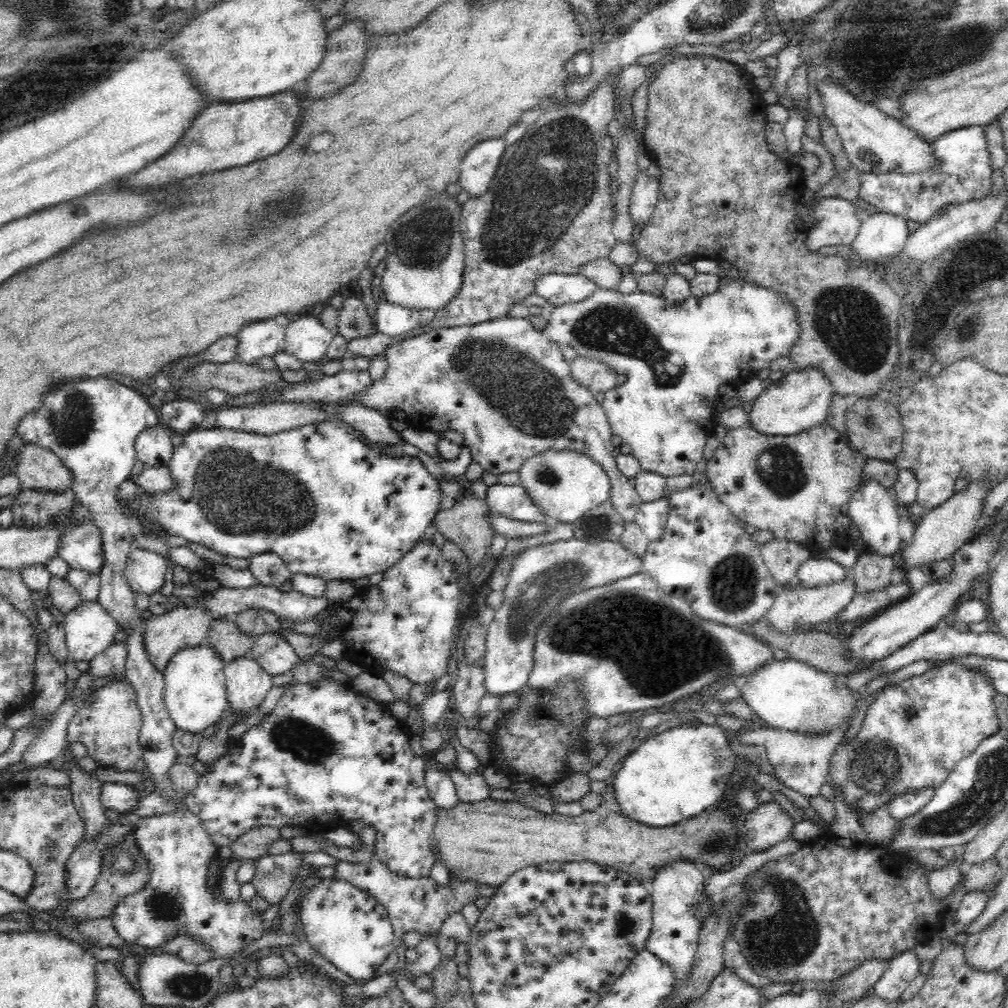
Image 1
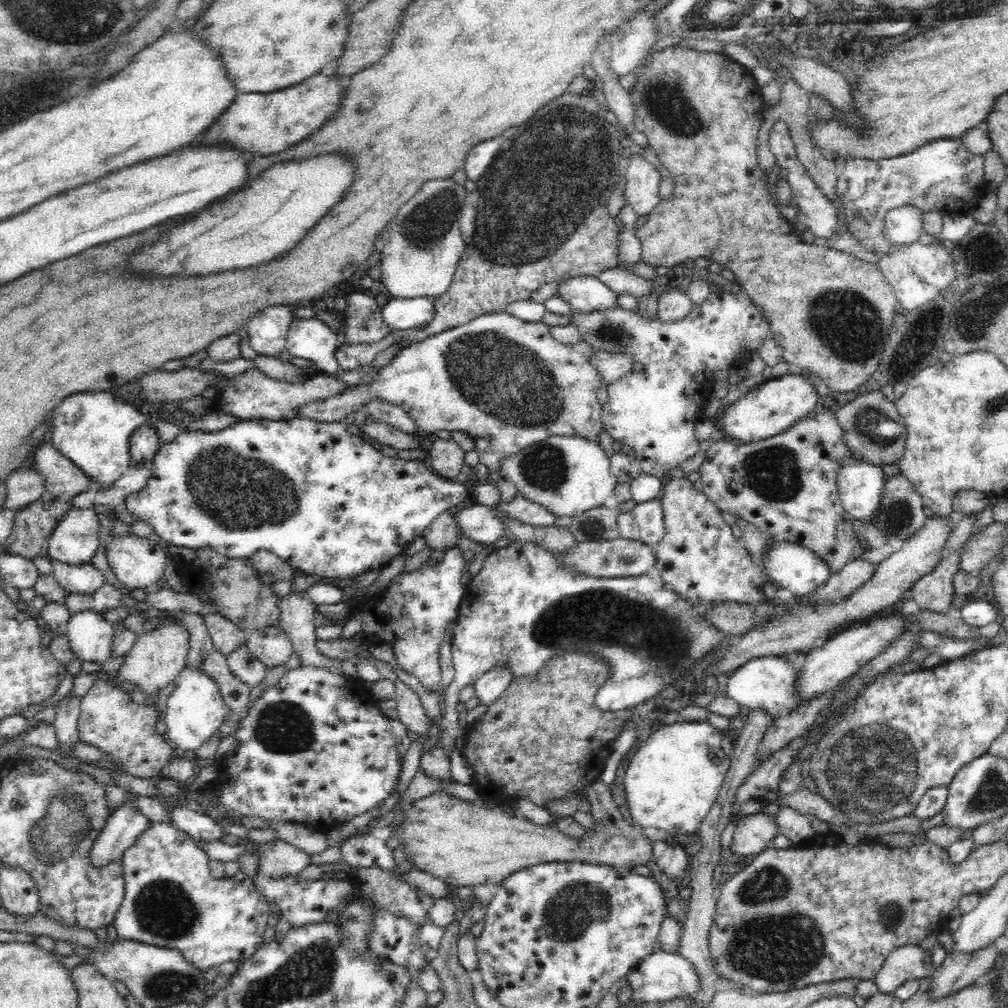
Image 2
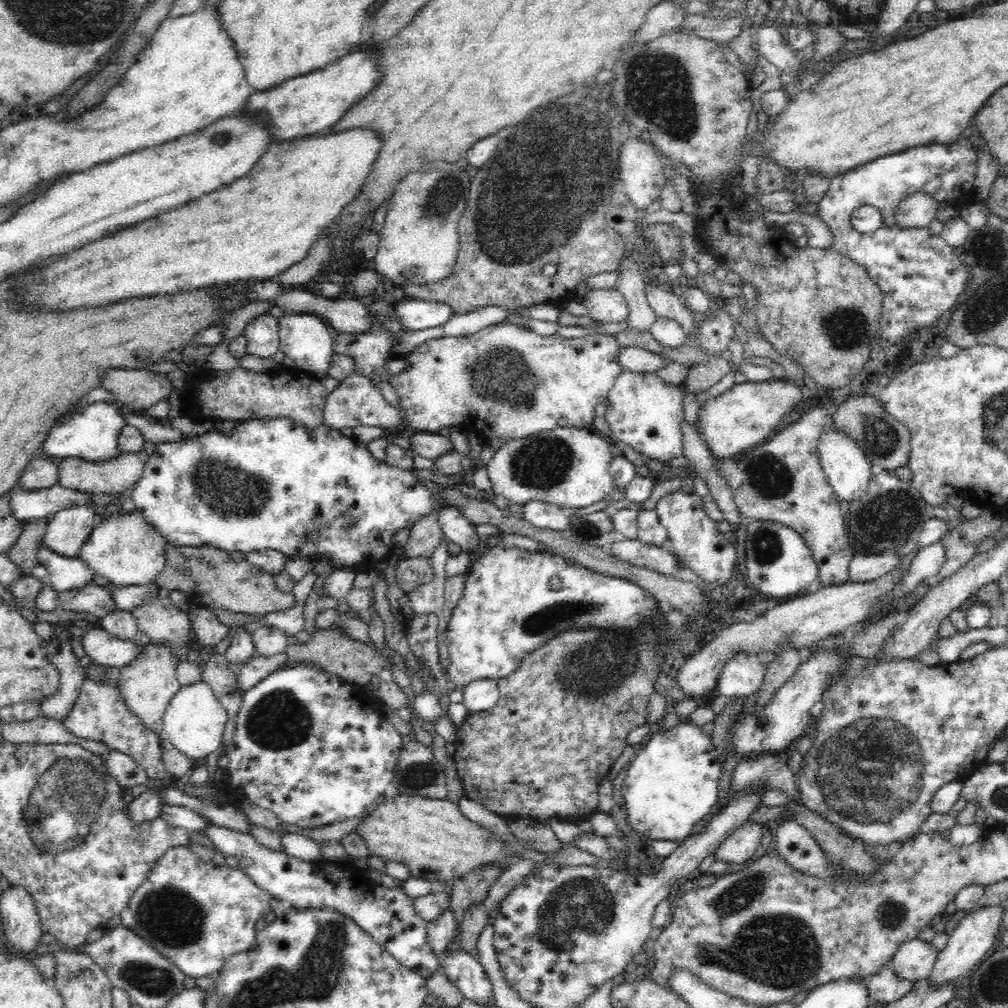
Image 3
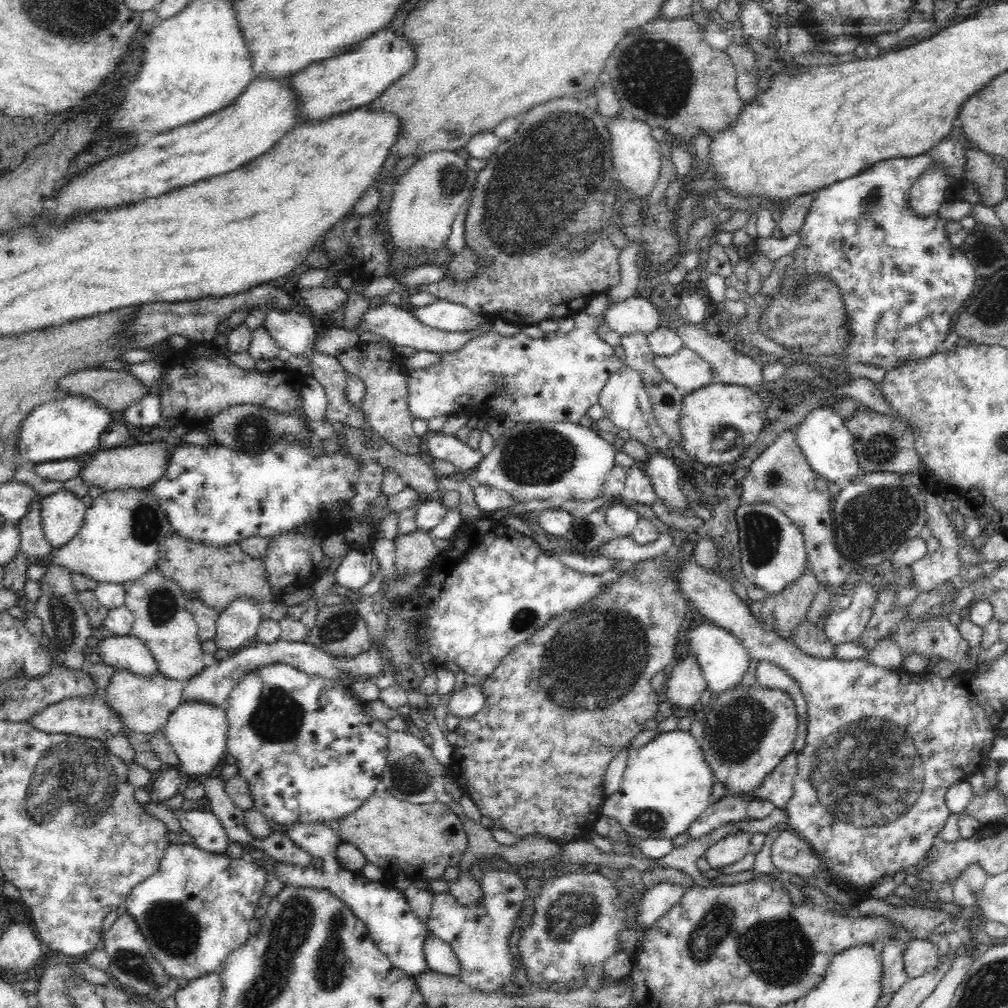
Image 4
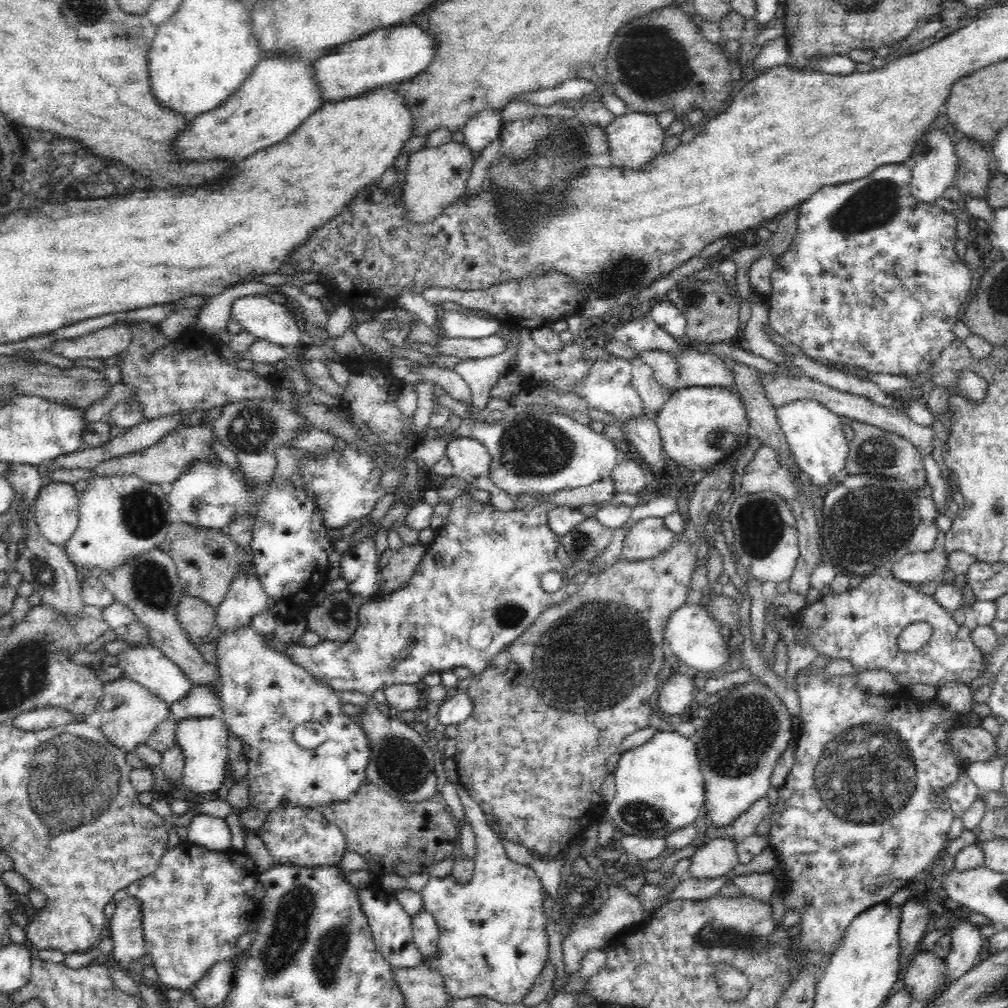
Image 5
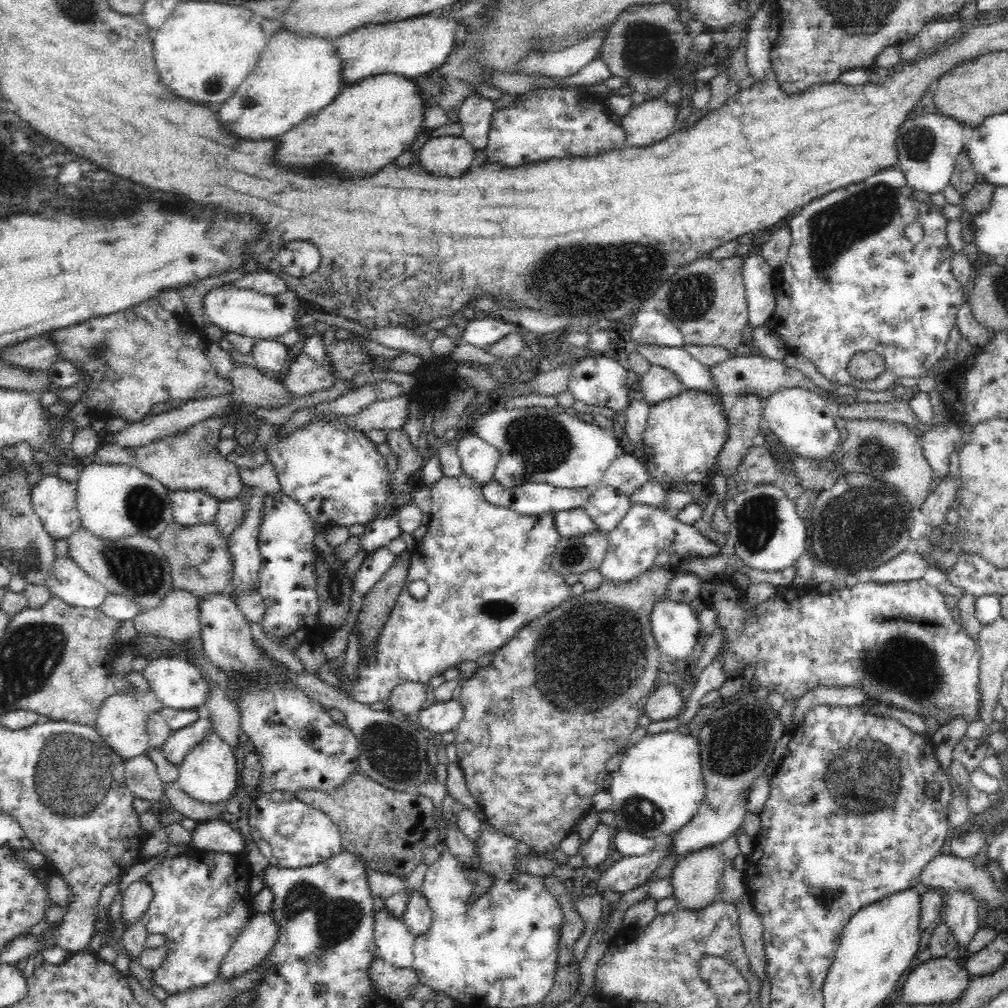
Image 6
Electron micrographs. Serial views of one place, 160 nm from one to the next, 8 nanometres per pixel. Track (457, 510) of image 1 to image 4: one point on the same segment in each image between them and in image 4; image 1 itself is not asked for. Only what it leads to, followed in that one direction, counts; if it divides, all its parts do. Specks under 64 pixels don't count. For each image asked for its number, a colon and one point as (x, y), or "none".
2: (444, 531)
3: (424, 539)
4: (413, 551)

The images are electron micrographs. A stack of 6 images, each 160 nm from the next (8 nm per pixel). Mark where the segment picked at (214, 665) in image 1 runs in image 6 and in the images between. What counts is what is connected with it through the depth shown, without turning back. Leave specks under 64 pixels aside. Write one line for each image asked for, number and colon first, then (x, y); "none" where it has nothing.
2: (194, 711)
3: (193, 722)
4: (197, 731)
5: (204, 742)
6: (209, 773)

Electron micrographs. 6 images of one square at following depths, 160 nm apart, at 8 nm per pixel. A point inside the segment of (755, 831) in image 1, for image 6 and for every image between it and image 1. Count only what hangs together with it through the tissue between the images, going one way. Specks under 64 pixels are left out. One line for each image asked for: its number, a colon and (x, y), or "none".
2: (754, 831)
3: (738, 848)
4: (729, 850)
5: (717, 857)
6: (696, 875)

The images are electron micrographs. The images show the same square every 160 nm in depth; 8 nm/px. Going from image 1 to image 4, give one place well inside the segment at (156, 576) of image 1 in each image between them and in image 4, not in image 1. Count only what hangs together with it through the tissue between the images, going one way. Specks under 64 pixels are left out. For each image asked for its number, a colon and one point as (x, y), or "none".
2: (137, 562)
3: (125, 549)
4: (119, 541)

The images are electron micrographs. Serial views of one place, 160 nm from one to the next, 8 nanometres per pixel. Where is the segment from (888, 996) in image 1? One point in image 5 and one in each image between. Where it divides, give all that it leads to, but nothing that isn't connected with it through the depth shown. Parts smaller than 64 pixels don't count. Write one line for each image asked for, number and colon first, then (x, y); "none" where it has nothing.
2: (905, 963)
3: (914, 960)
4: (920, 956)
5: (924, 972)

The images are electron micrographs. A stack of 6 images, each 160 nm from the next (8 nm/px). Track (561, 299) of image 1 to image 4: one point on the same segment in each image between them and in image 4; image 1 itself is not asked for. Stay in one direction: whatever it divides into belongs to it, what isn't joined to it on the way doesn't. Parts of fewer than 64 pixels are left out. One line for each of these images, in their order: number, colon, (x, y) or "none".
2: (584, 293)
3: (603, 305)
4: (633, 315)

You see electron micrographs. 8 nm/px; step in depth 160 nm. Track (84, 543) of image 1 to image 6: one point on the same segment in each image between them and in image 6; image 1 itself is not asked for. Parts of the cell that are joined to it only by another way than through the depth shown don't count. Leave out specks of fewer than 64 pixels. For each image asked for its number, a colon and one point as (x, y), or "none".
2: (75, 540)
3: (68, 530)
4: (62, 513)
5: (56, 514)
6: (54, 500)

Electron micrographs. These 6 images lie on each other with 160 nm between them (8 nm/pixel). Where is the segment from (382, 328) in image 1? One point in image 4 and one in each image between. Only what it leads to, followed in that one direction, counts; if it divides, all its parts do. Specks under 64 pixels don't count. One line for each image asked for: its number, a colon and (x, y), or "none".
2: (401, 315)
3: (413, 315)
4: (442, 315)

